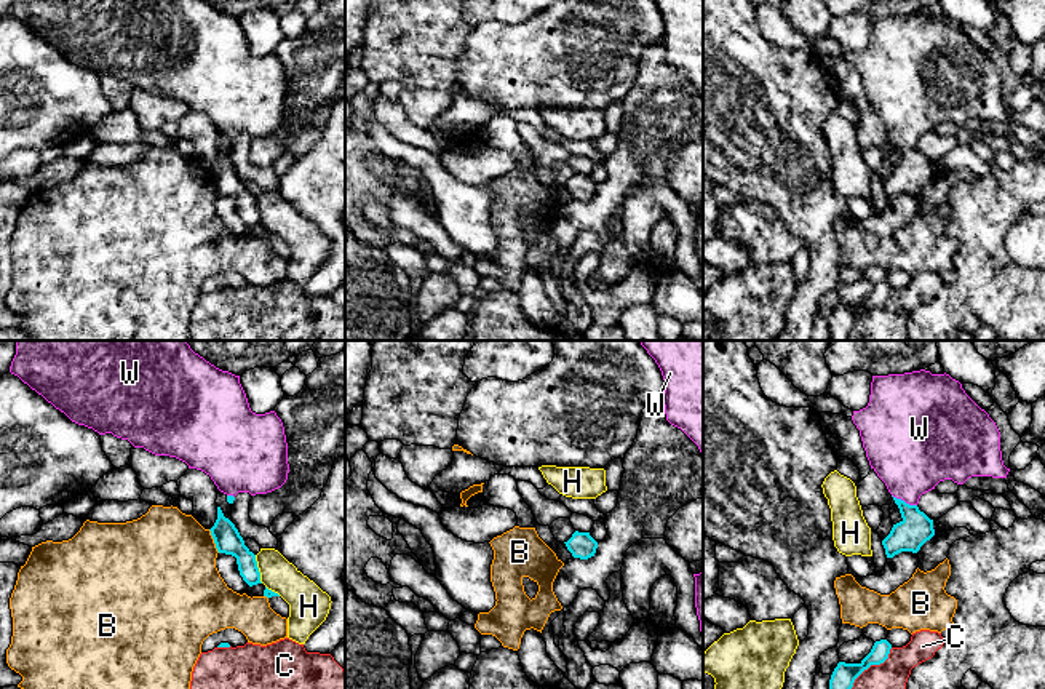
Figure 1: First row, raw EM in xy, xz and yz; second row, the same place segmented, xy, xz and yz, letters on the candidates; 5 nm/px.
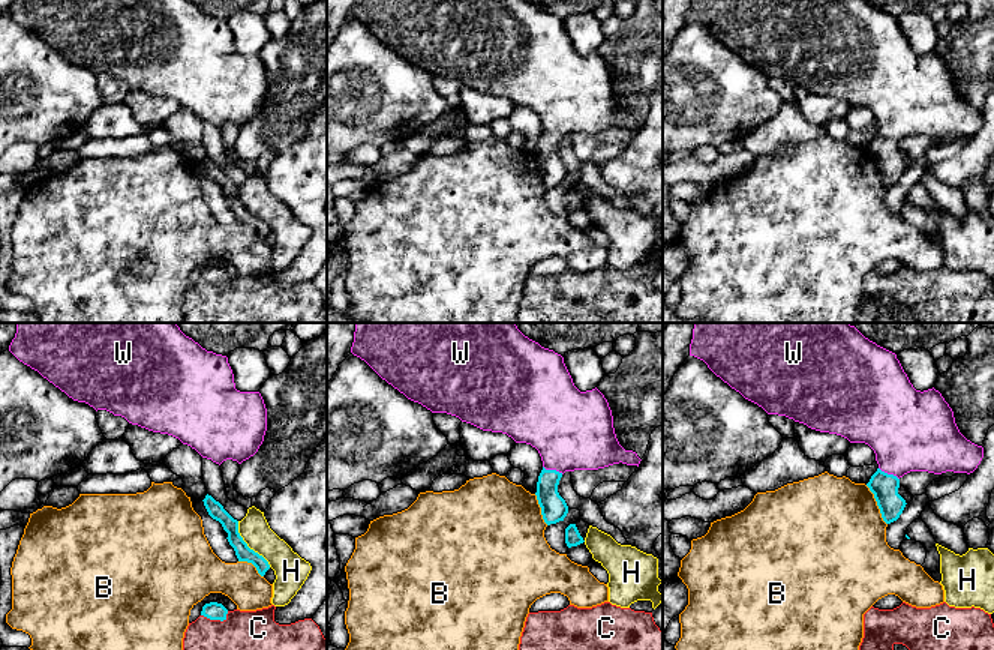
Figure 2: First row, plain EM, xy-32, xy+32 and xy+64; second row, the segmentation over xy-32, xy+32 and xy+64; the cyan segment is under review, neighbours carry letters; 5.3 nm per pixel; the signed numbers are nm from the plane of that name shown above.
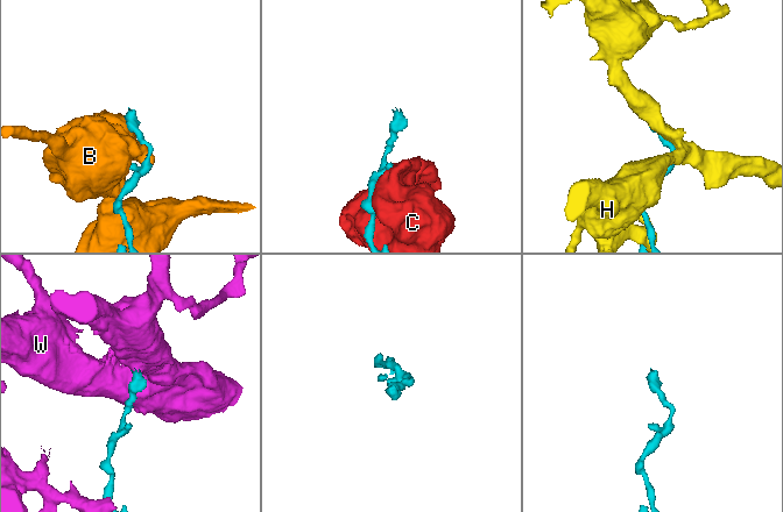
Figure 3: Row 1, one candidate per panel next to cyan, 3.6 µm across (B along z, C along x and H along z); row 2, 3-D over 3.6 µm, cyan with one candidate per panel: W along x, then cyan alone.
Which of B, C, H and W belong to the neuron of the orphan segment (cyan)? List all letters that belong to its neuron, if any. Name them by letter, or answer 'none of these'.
W

